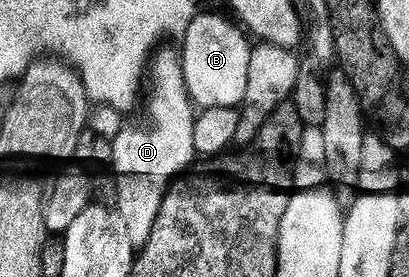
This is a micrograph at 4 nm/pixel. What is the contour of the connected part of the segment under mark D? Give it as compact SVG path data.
M167 50L157 58L158 56L149 66L153 86L151 103L147 106L147 118L151 123L148 126L131 126L128 130L119 130L111 138L110 165L115 166L119 173L115 178L113 205L121 220L125 220L125 228L129 228L129 240L135 248L143 247L149 240L153 222L157 220L157 212L168 186L197 158L193 146L196 111L187 96L180 53Z

